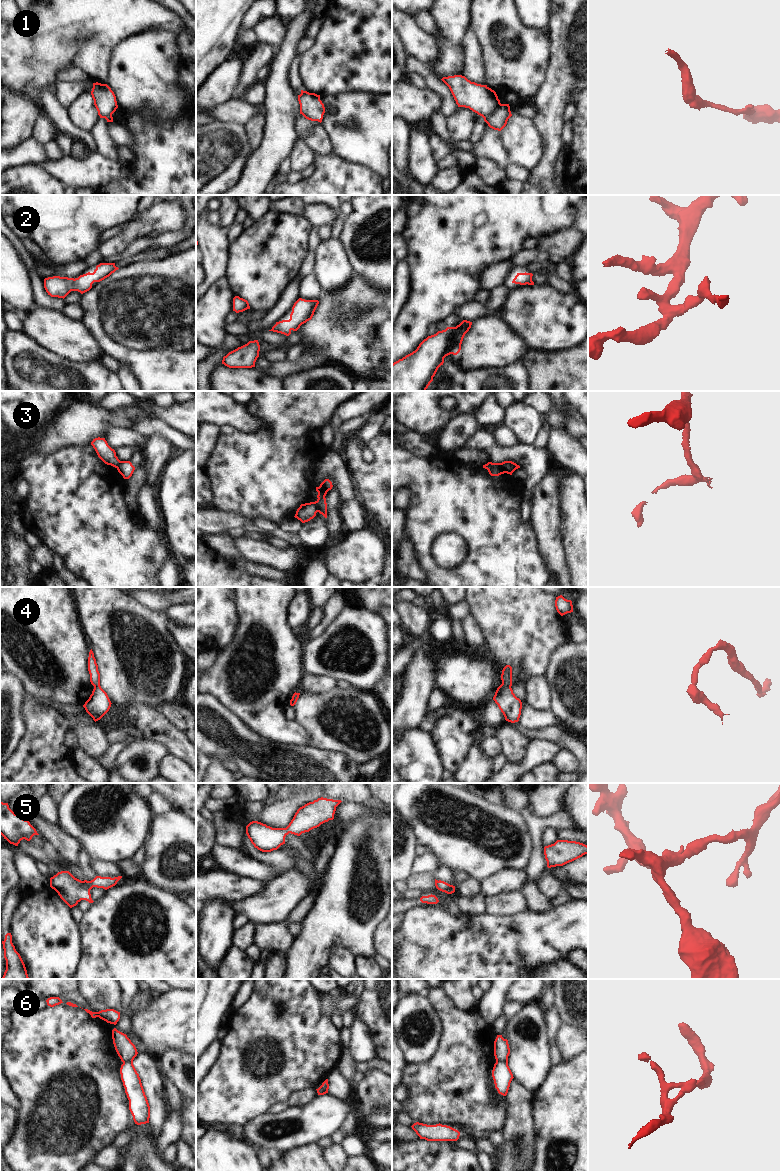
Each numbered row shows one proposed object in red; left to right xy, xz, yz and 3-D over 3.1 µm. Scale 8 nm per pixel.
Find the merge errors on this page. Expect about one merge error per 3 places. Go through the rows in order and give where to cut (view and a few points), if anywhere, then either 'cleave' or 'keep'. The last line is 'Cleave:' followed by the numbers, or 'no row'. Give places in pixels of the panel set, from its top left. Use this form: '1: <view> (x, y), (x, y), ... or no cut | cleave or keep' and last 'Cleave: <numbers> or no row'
1: yz (501, 104), (484, 118) | cleave
2: no cut | keep
3: xz (314, 502), (317, 511) | cleave
4: no cut | keep
5: no cut | keep
6: yz (496, 1060), (507, 1063) | cleave
Cleave: 1, 3, 6

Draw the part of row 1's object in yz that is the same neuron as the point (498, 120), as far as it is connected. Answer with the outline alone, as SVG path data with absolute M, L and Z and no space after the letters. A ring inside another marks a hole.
M501 104L492 115L484 118L484 121L490 128L501 131L506 126L507 121L511 116L509 104Z

